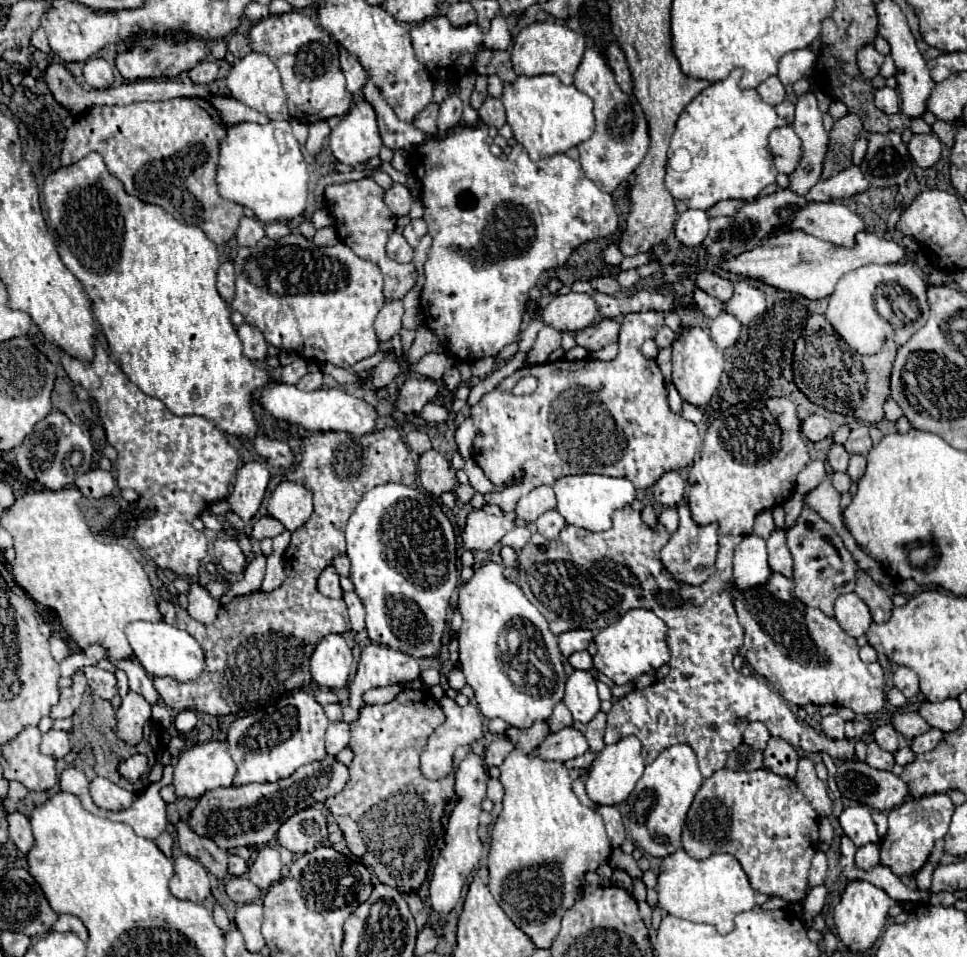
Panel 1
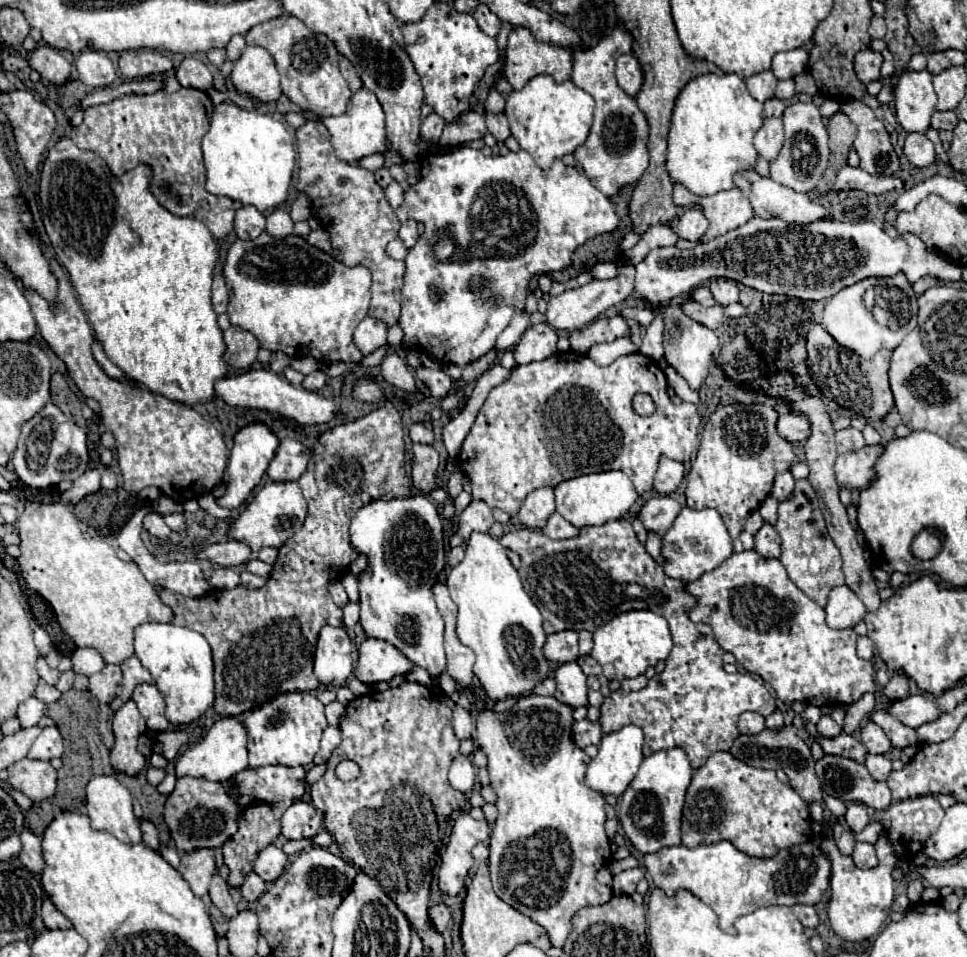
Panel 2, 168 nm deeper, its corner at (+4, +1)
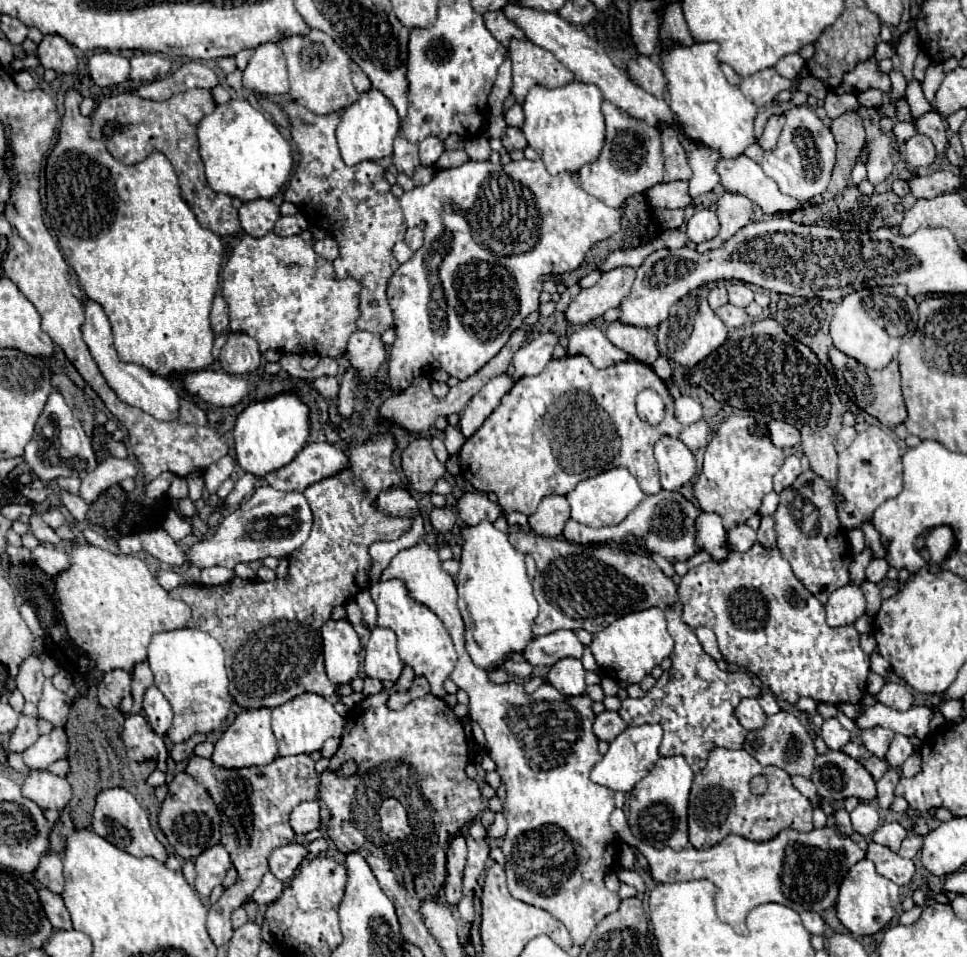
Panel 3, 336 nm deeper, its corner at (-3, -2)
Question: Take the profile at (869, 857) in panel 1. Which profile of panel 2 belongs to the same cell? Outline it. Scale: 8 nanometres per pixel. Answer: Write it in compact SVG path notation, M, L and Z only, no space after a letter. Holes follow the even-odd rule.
M856 843L852 859L854 859L856 867L860 867L860 869L870 869L870 867L878 865L874 845L870 845L870 843Z

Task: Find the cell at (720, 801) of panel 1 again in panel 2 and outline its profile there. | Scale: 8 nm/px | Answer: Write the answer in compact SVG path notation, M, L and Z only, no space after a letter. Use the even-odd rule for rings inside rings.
M718 751L710 755L710 759L694 773L686 793L686 803L684 803L682 845L692 849L698 845L714 845L718 841L730 841L738 851L750 857L772 859L782 849L808 843L810 837L812 837L812 821L810 821L808 803L790 785L780 783L774 771L754 769L734 759L730 753Z

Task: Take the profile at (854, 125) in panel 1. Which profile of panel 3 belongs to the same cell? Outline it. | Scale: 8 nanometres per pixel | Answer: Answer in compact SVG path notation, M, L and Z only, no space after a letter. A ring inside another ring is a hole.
M855 110L835 118L831 124L831 132L837 142L837 164L833 170L833 182L829 186L827 196L833 196L837 190L849 184L851 170L865 144L865 128L863 128L861 116Z

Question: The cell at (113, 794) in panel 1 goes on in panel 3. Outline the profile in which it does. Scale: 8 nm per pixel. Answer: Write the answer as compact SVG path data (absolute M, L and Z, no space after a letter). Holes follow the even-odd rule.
M107 788L107 790L99 792L97 806L95 806L95 812L93 812L91 830L95 834L99 834L101 838L105 838L107 842L111 842L113 846L125 850L127 854L131 854L135 858L151 856L157 862L165 862L169 858L167 848L151 832L151 826L149 826L145 810L137 804L137 800L133 798L133 794L127 792L127 790L123 790L123 788Z

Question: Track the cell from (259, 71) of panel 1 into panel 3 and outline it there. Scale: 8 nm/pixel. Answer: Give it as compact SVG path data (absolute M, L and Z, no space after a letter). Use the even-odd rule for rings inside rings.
M267 42L255 48L243 72L243 86L249 90L259 90L267 96L289 92L285 56L275 42Z

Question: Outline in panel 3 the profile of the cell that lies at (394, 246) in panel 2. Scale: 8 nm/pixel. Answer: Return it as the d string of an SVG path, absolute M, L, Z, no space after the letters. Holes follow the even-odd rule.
M397 242L395 248L393 248L393 254L395 254L397 262L403 264L403 262L407 262L413 256L413 250L409 250L409 246L405 242Z

